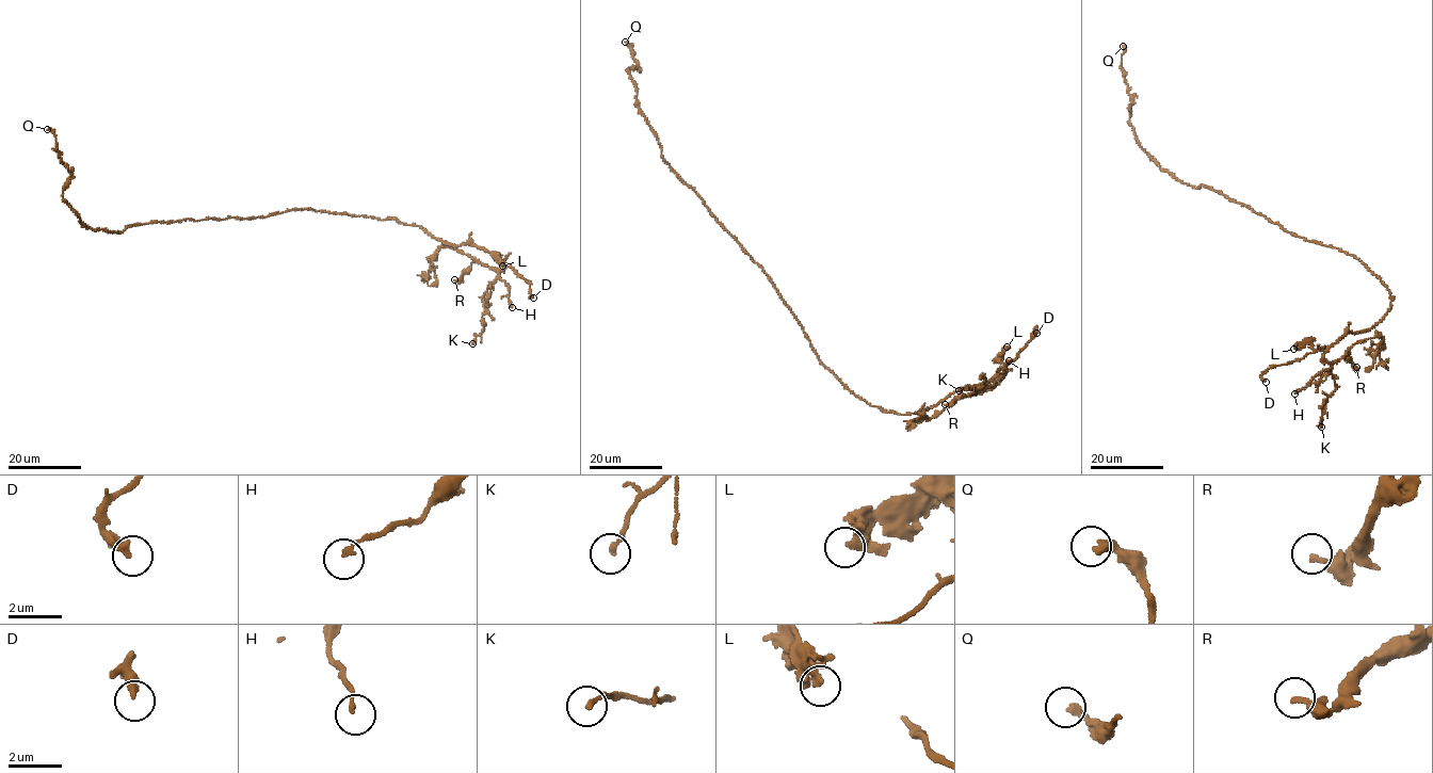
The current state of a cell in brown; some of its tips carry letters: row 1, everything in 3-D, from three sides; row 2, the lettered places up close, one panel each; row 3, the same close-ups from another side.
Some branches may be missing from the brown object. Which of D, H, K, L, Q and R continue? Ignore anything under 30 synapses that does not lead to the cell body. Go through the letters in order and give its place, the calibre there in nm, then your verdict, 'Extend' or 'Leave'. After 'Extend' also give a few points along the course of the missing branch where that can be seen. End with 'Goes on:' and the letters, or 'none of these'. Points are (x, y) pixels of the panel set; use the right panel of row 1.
D: Place: (1266, 382). Thickness 280 nm. Extend. Course of what is missing: (1266, 382), (1279, 387), (1297, 385), (1337, 364)
H: Place: (1294, 393). Thickness 160 nm. Leave
K: Place: (1321, 427). Thickness 190 nm. Leave
L: Place: (1293, 349). Thickness 240 nm. Leave
Q: Place: (1123, 46). Thickness 240 nm. Leave
R: Place: (1356, 367). Thickness 280 nm. Leave
Goes on: D

